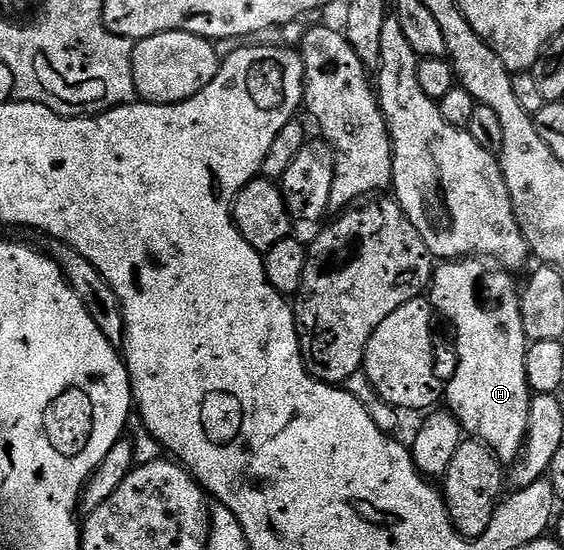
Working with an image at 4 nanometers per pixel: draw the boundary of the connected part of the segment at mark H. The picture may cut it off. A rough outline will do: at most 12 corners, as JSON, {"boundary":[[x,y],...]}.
{"boundary":[[476,257],[441,262],[430,302],[456,334],[447,410],[501,464],[530,392],[520,295]]}

